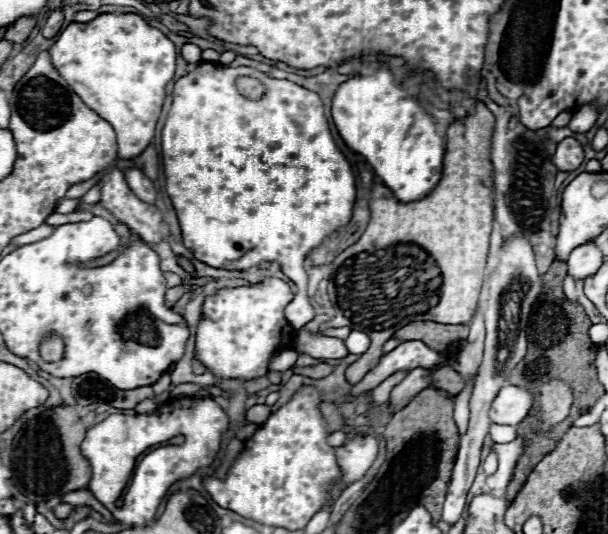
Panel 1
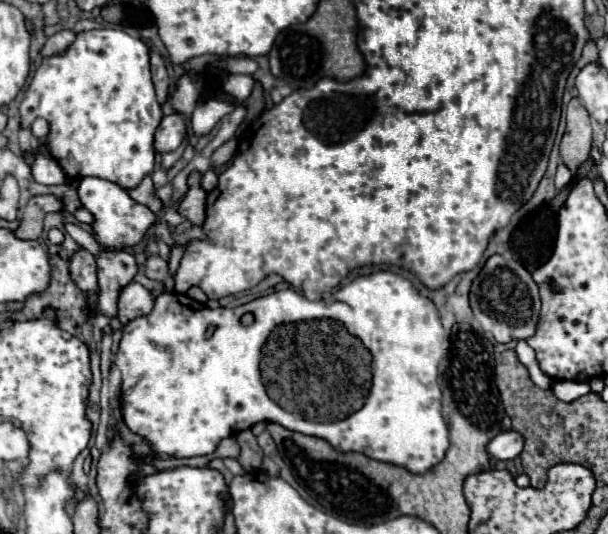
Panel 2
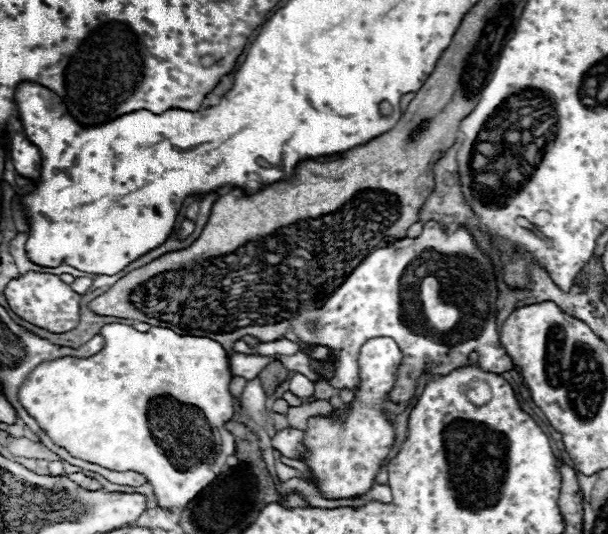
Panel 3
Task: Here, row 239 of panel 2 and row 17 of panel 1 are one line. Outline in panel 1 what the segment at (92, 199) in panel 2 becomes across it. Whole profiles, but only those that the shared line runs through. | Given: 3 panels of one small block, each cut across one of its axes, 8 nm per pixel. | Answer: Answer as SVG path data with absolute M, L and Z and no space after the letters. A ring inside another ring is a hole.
M106 12L84 24L72 22L68 28L60 32L58 40L48 52L52 56L54 68L84 100L84 104L92 108L96 114L100 114L114 128L118 136L118 158L130 160L142 154L154 136L154 128L166 98L166 84L174 78L176 72L174 44L158 28L152 28L138 14Z

